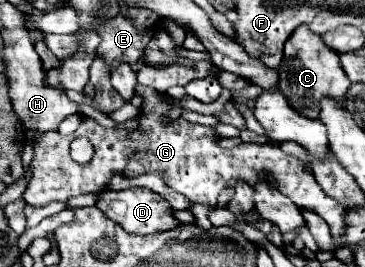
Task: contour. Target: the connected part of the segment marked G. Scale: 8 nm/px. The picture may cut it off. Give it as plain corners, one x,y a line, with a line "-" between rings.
136,85
136,95
144,97
140,125
136,131
112,129
112,131
88,131
92,129
92,119
82,119
82,129
76,135
86,135
94,145
94,159
88,165
78,165
70,159
70,143
72,135
54,133
50,141
42,141
34,149
32,159
32,179
24,191
24,199
30,205
46,205
50,201
66,201
68,197
82,193
100,193
108,189
112,175
120,173
124,177
136,177
142,173
154,173
164,179
164,183
178,193
186,195
192,203
202,205
218,205
218,195
226,187
234,187
236,181
246,181
254,185
262,171
270,173
270,179
284,195
288,195
298,207
310,209
318,213
328,225
334,237
344,233
344,215
342,205
336,199
330,199
322,187
318,187
316,179
302,167
300,161
286,155
280,147
272,147
268,143
240,143
236,149
222,149
218,145
218,137
206,125
192,125
186,119
176,119
170,125
162,123
162,115
170,111
170,105
150,87

